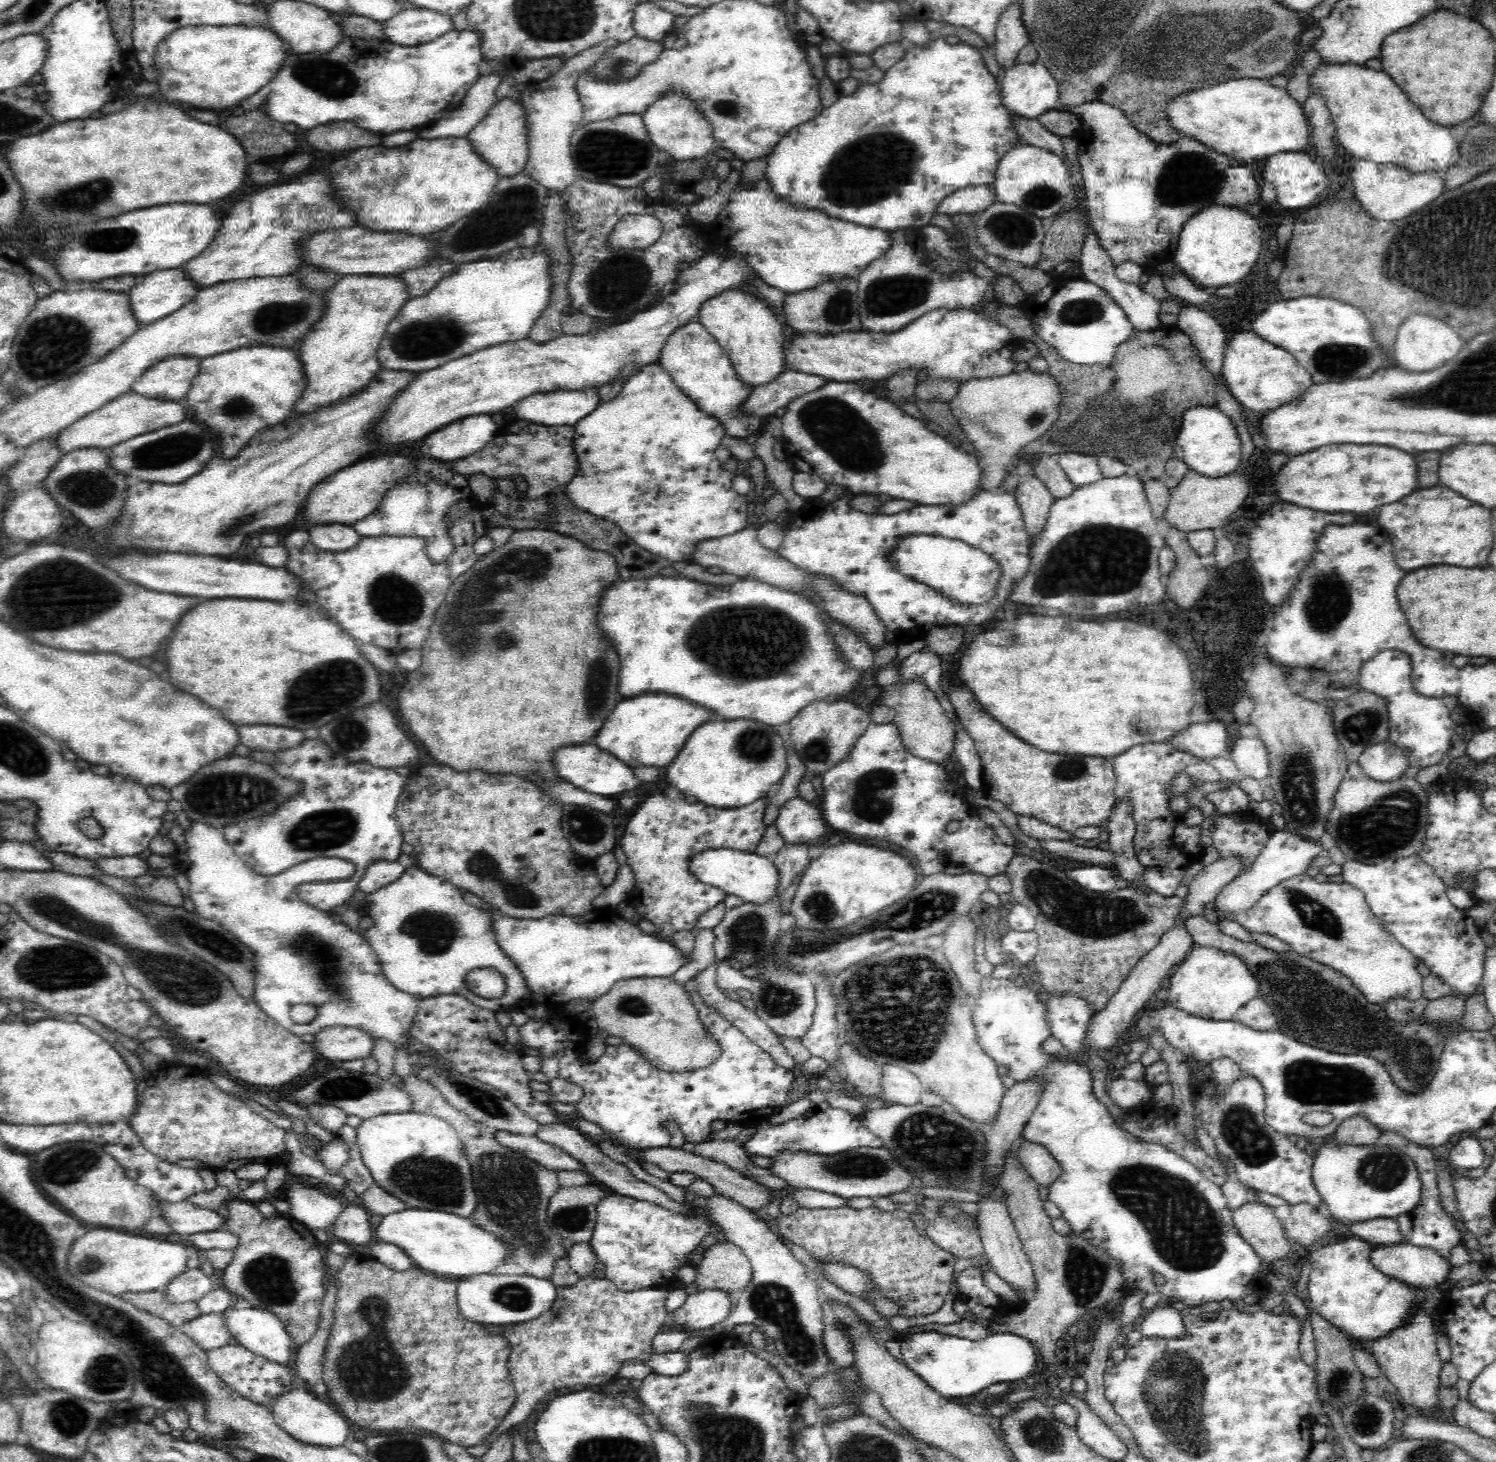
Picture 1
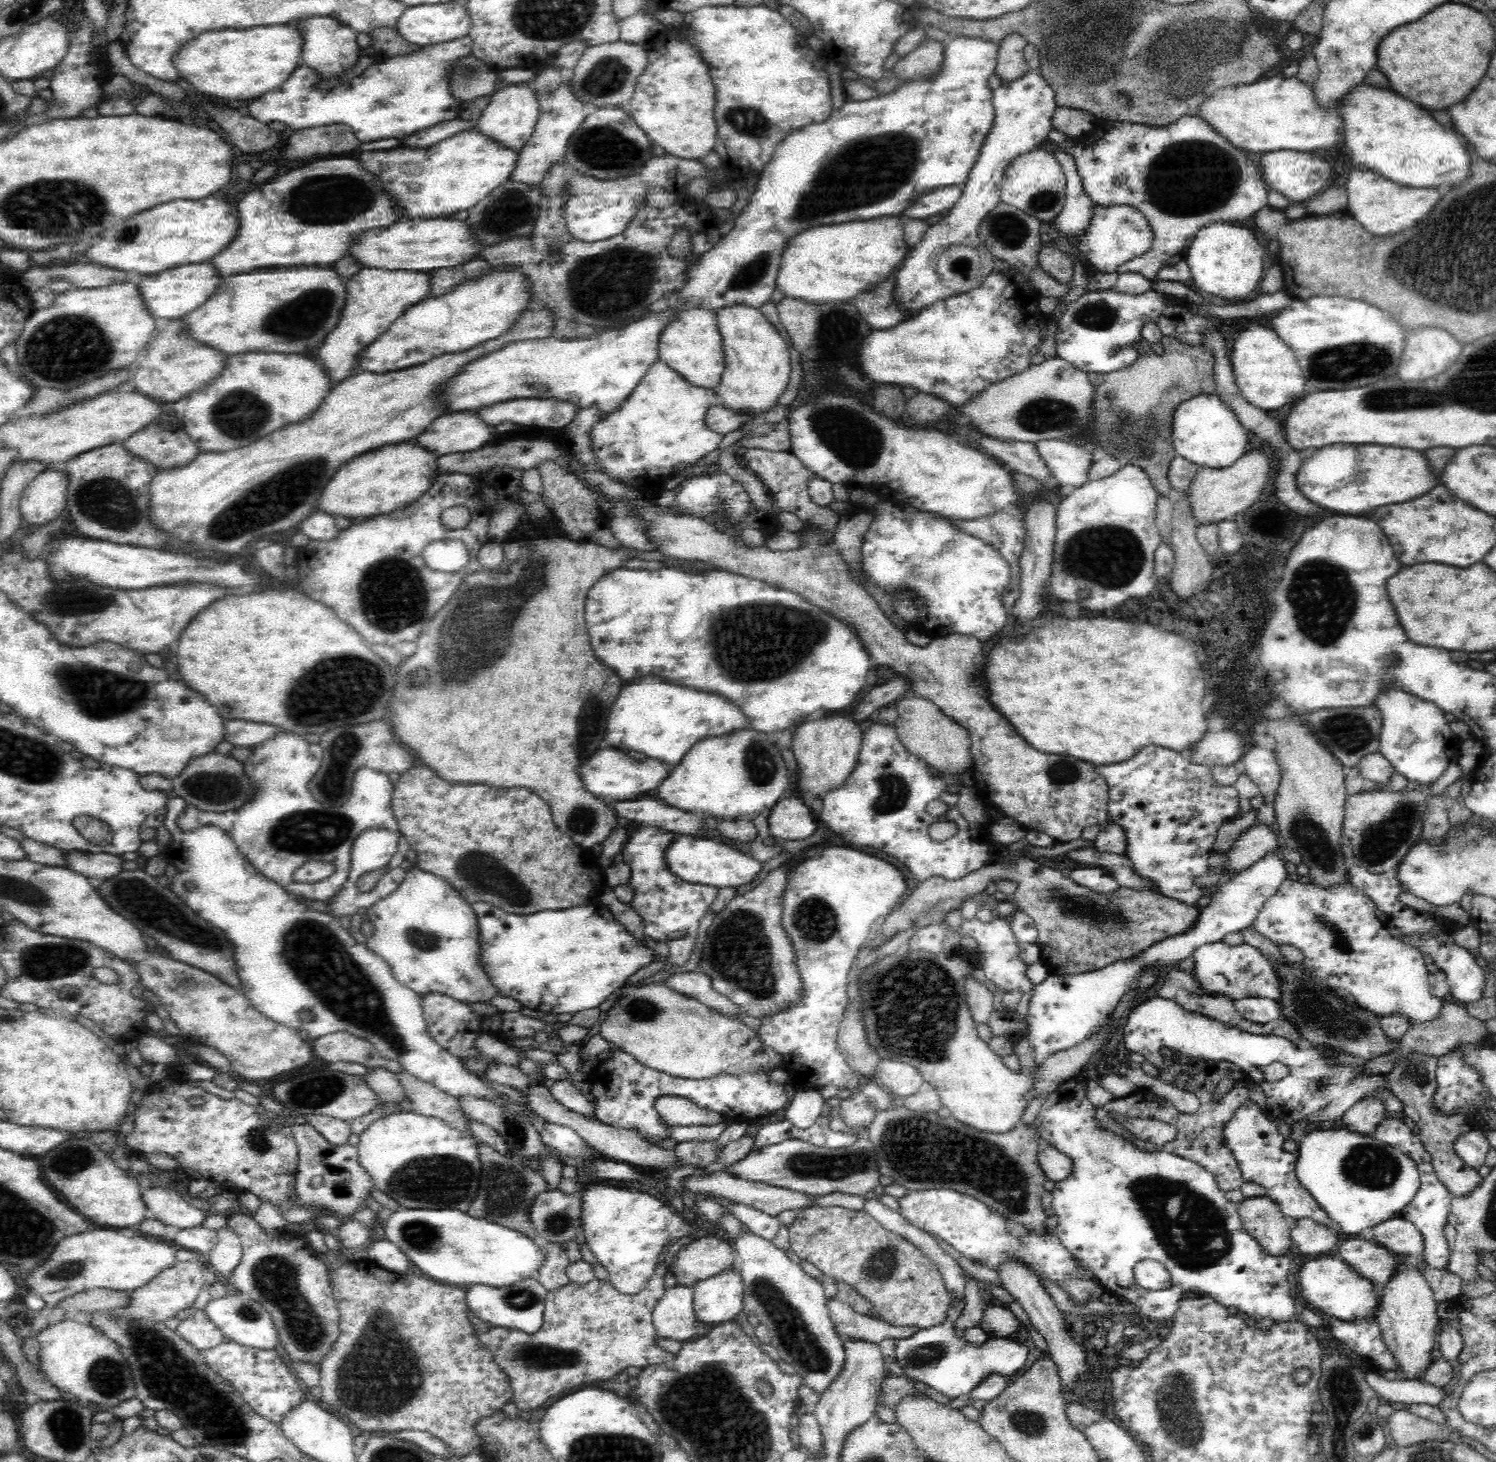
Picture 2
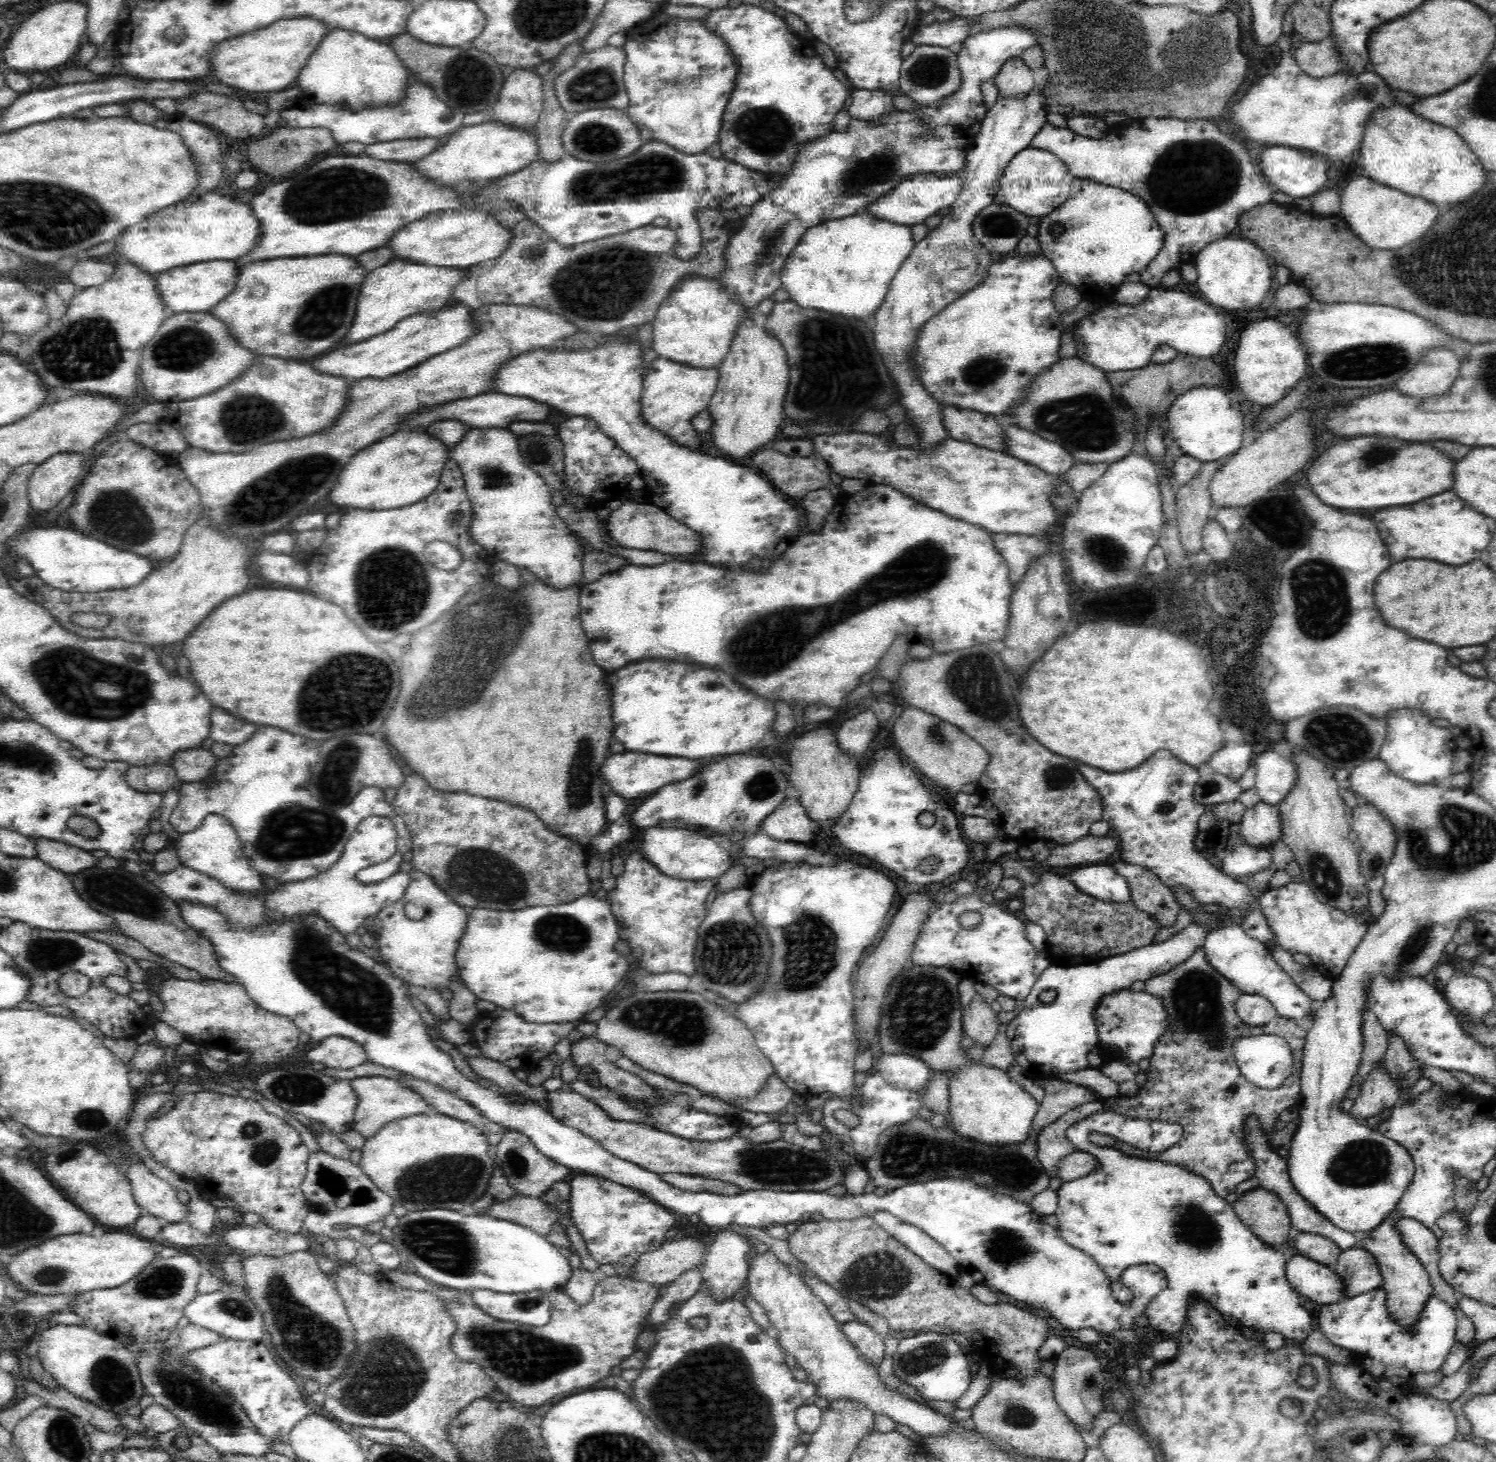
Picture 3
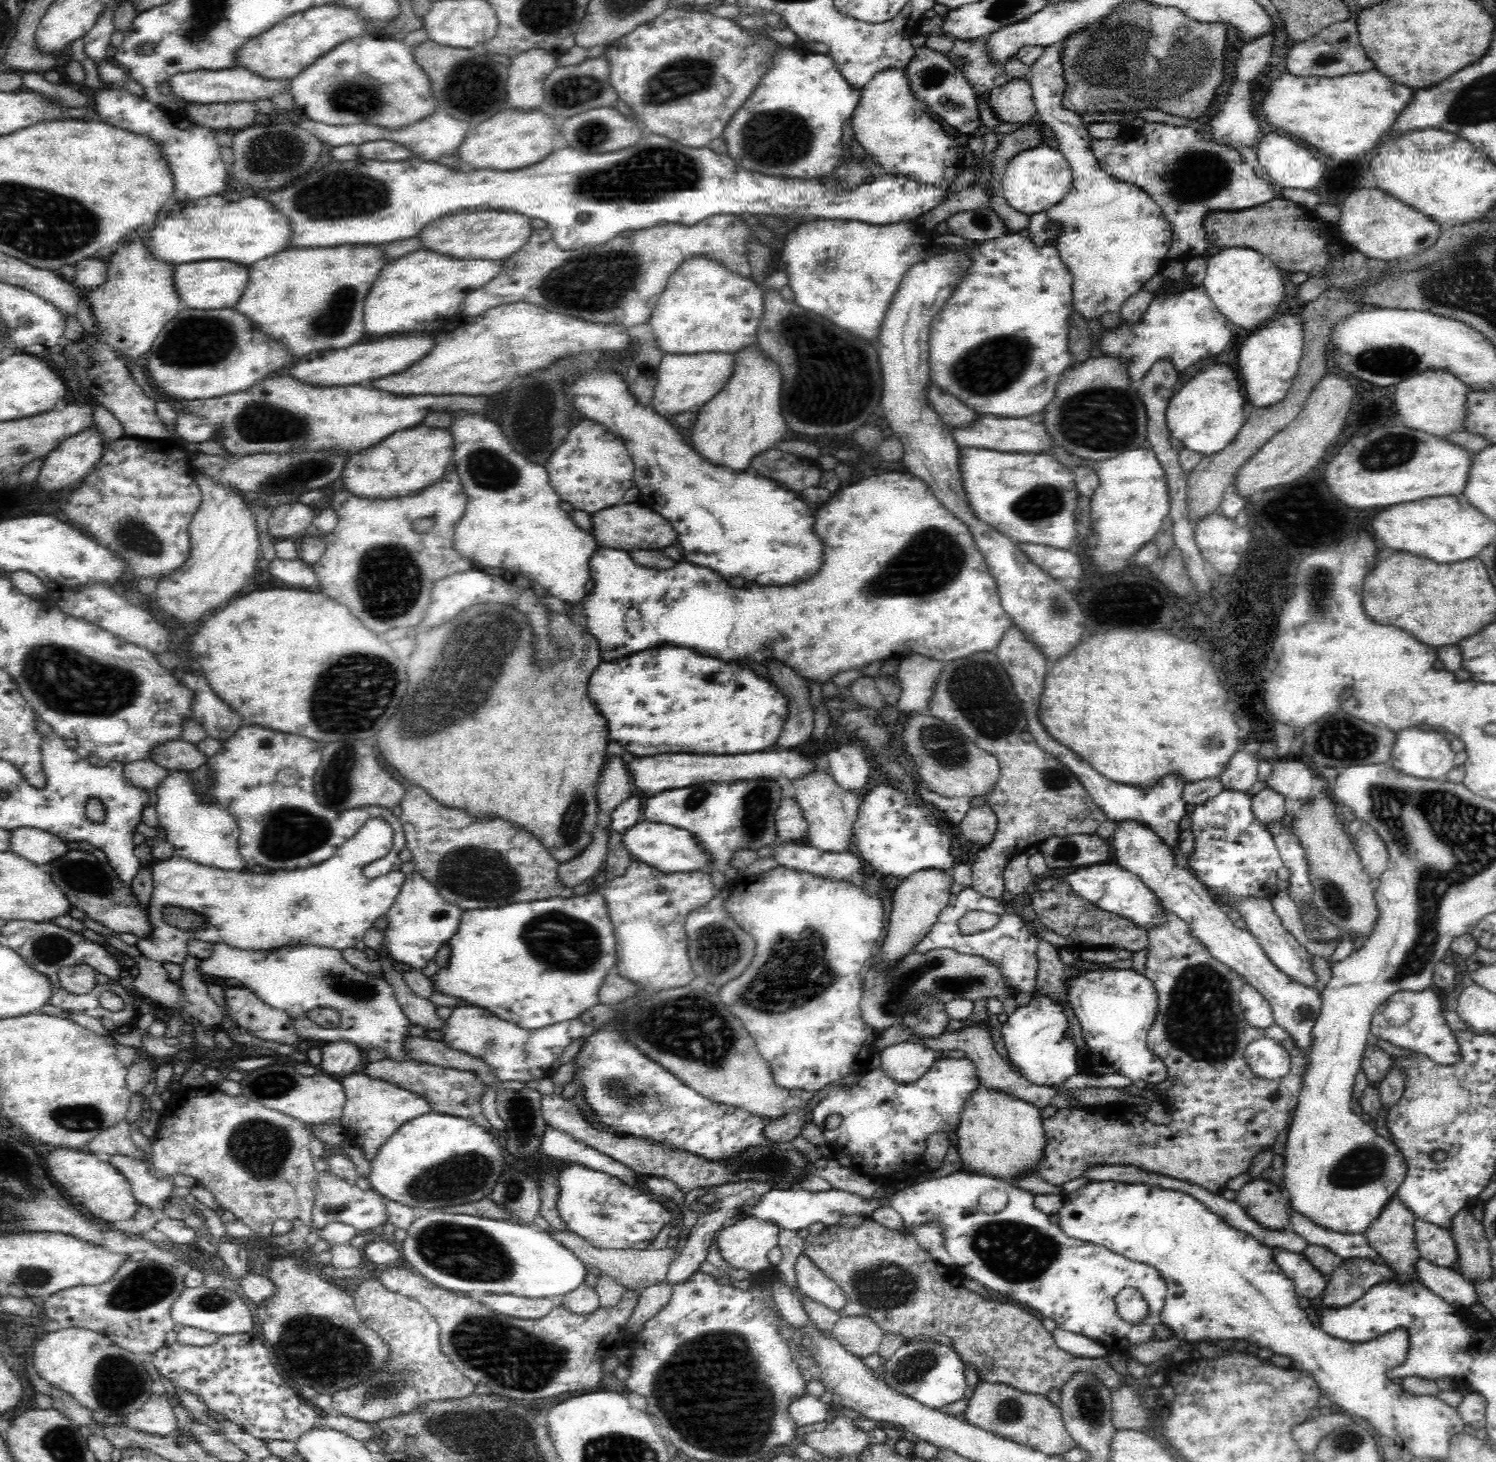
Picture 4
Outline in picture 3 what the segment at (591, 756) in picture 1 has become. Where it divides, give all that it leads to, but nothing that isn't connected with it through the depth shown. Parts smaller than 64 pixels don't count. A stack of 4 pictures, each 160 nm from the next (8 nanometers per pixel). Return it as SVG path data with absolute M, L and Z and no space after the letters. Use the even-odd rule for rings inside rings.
M636 752L616 753L606 758L602 765L602 778L610 786L610 792L622 798L650 797L668 782L680 782L688 778L688 774L700 770L702 760L686 760L686 758L660 758L652 754L636 754Z

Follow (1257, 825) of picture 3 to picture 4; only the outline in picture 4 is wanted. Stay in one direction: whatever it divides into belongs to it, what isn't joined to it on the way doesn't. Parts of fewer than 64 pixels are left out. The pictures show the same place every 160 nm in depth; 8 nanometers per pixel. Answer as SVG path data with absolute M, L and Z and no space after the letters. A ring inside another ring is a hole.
M1269 786L1251 796L1253 815L1264 825L1283 819L1288 805L1285 796Z

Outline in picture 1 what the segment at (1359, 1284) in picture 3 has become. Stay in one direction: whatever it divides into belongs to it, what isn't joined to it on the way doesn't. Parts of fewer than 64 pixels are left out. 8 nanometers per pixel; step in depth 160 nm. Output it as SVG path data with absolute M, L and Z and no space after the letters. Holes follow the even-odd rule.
M1410 1242L1372 1245L1371 1261L1380 1273L1426 1291L1440 1284L1452 1269L1436 1251Z

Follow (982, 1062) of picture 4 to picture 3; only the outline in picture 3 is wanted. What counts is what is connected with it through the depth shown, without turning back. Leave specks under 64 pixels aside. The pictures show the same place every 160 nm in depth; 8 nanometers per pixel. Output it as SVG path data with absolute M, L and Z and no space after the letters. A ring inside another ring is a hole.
M976 995L974 1000L963 1008L963 1034L980 1044L986 1050L998 1034L999 1021L988 1003Z

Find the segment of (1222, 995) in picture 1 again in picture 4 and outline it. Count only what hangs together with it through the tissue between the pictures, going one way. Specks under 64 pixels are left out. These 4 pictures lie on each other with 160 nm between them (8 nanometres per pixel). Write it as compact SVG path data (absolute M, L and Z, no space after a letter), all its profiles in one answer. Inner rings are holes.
M1138 821L1116 822L1112 848L1117 864L1139 877L1149 893L1152 892L1159 898L1163 908L1187 922L1192 933L1208 948L1216 961L1228 966L1228 969L1237 973L1245 983L1266 998L1272 1006L1276 1025L1291 1035L1302 1053L1308 1054L1312 1044L1312 1029L1320 1017L1321 993L1283 974L1264 953L1256 937L1242 924L1228 919L1228 915L1222 912L1222 907L1216 905L1208 889L1190 870L1176 862L1173 849L1165 845L1152 829Z

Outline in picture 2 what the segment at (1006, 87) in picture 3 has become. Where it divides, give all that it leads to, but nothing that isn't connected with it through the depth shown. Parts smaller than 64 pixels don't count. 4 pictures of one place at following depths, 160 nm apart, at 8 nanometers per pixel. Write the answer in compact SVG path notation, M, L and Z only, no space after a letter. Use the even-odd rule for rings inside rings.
M1010 32L999 44L995 73L1003 83L1022 78L1032 70L1024 58L1024 48L1028 43L1022 36Z

